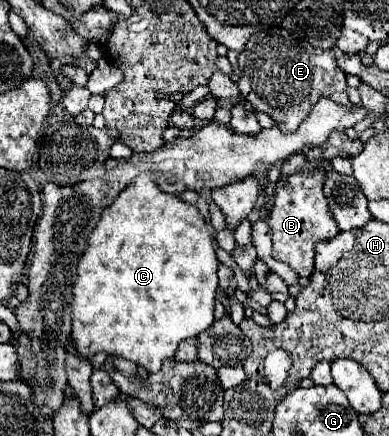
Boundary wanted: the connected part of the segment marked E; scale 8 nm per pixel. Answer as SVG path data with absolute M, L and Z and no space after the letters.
M281 32L253 34L239 52L239 68L243 70L243 76L237 80L237 86L245 100L255 110L265 110L283 132L295 132L309 114L309 106L323 96L345 106L351 104L345 94L345 72L337 66L335 54L331 50L305 46L305 42L297 42Z

